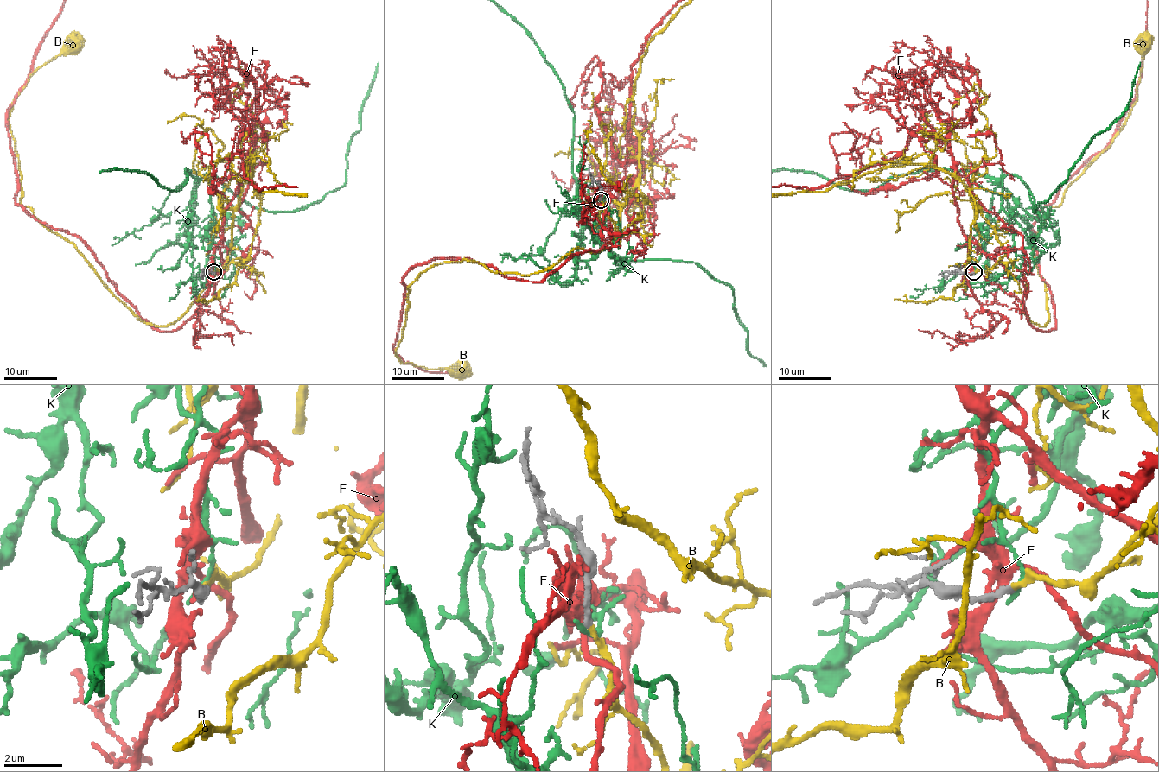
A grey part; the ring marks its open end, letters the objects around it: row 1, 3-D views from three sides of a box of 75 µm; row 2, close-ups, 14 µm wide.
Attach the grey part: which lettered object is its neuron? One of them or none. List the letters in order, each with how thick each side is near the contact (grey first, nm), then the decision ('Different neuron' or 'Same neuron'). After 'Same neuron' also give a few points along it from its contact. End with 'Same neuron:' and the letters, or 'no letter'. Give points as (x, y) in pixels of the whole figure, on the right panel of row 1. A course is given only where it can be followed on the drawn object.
B: Thickness 200 nm (grey) against 200 nm. Same neuron. Its course: (974, 272), (1004, 256), (1026, 282), (1022, 311), (1048, 321), (1038, 227), (1123, 124), (1144, 44)
F: Thickness 280 nm (grey) against 190 nm. Different neuron
K: Thickness 200 nm (grey) against 160 nm. Different neuron
Same neuron: B

